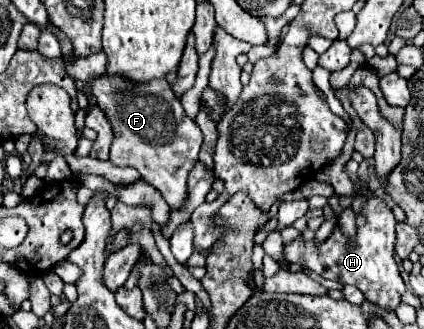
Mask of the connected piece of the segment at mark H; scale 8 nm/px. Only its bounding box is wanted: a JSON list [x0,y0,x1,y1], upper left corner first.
[285,195,405,309]

